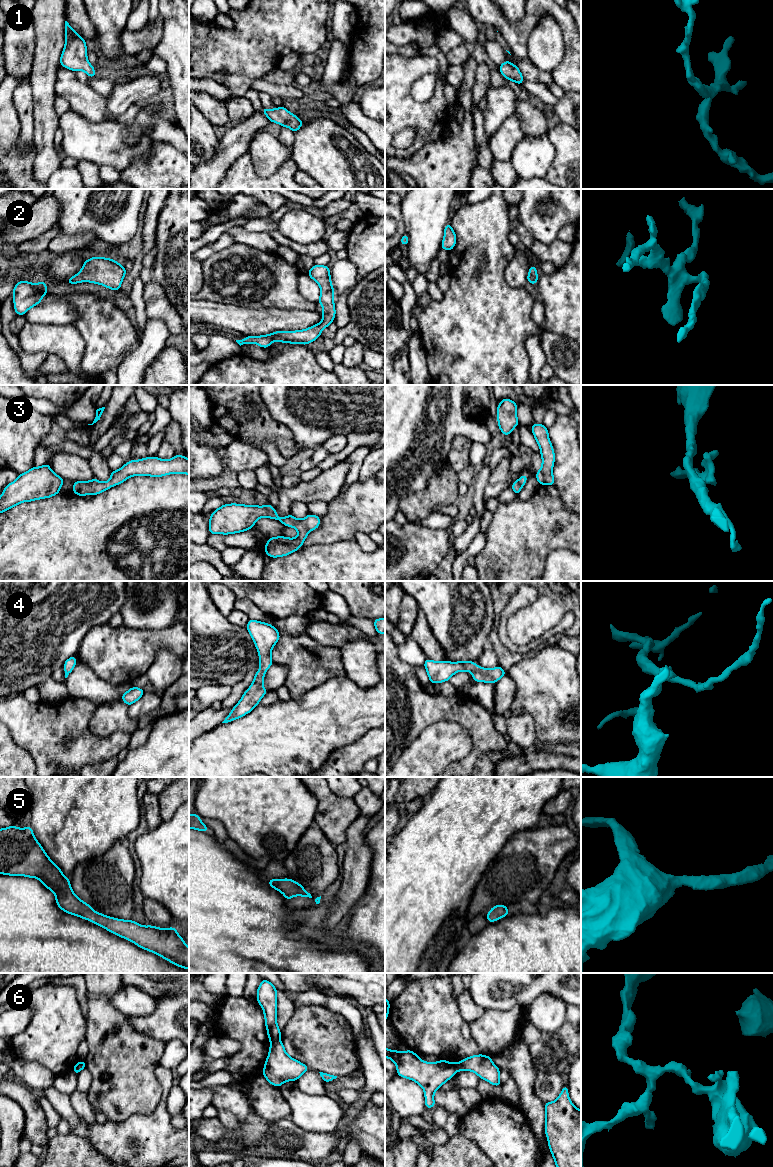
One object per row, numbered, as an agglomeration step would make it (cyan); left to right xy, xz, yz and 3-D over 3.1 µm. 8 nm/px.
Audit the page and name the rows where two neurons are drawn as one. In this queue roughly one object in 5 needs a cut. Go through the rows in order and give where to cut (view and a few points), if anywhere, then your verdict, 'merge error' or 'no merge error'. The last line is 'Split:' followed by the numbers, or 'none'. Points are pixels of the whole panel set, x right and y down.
1: no cut; no merge error
2: no cut; no merge error
3: no cut; no merge error
4: no cut; no merge error
5: no cut; no merge error
6: cut in xz along (279, 1039), (271, 1043); merge error
Split: 6

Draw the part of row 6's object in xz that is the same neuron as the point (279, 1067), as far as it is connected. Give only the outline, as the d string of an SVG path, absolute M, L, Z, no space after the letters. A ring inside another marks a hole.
M279 1040L270 1045L262 1075L270 1084L279 1088L286 1081L297 1081L309 1069L308 1066L291 1058Z

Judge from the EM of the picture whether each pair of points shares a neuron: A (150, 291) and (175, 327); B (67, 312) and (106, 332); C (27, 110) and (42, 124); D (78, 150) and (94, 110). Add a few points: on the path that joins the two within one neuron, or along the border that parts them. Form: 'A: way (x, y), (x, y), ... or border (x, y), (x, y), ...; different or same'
A: way (155, 300), (172, 318); same
B: border (62, 298), (75, 309), (77, 318), (73, 324); different
C: border (31, 92), (32, 138); different
D: border (70, 108), (93, 122), (107, 120); different

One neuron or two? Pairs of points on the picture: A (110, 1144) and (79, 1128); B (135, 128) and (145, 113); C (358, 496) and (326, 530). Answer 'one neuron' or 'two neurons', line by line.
A: two neurons
B: one neuron
C: one neuron

